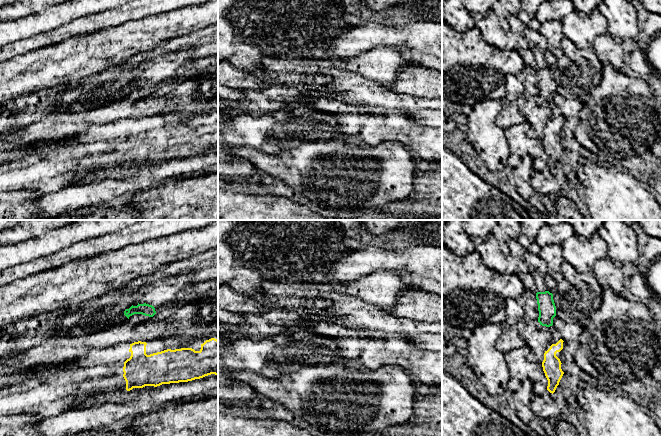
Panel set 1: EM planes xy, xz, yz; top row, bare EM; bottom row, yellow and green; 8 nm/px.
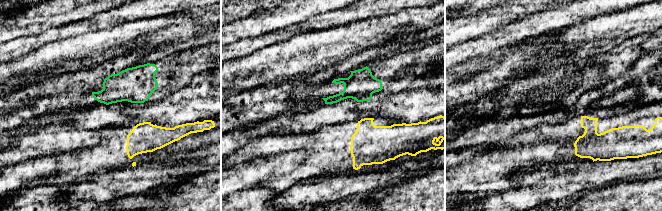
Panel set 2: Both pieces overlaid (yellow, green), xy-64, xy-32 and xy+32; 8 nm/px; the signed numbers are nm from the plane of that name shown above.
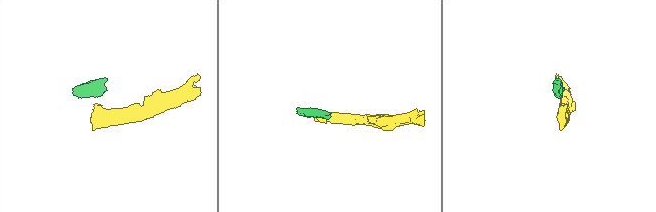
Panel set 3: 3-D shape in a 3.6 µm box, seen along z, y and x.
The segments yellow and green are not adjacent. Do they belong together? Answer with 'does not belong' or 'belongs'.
does not belong

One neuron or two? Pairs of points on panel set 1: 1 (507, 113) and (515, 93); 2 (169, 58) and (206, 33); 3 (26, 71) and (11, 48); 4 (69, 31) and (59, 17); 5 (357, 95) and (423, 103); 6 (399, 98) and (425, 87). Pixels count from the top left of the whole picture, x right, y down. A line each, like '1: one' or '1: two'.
1: one
2: one
3: two
4: two
5: one
6: two

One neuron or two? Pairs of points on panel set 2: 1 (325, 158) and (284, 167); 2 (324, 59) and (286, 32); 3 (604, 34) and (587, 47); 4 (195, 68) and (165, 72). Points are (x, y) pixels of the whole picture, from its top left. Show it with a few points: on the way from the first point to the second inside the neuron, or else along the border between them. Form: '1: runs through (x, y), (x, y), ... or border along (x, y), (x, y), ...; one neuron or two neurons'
1: runs through (315, 164), (294, 167); one neuron
2: border along (316, 30), (299, 33), (271, 45); two neurons
3: runs through (600, 35), (591, 43); one neuron
4: runs through (188, 68), (172, 68); one neuron

